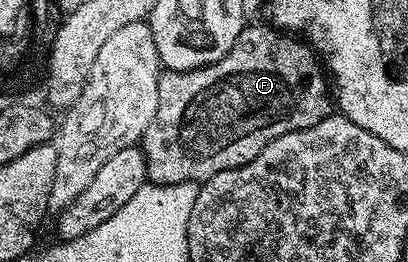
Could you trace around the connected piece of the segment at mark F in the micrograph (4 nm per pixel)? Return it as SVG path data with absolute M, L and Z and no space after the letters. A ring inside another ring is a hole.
M258 23L247 24L240 31L236 43L232 43L232 47L228 51L228 55L224 55L224 59L199 69L184 71L183 73L166 69L159 76L156 115L152 119L150 126L144 131L140 142L140 148L146 160L147 182L156 185L171 185L172 183L188 183L189 181L197 181L199 183L207 181L212 179L212 175L220 175L220 171L239 169L244 163L256 159L256 155L260 155L260 151L264 151L264 147L268 147L268 143L272 143L272 139L280 139L280 135L288 135L292 131L304 131L308 127L316 127L316 123L320 123L325 117L331 116L332 93L328 88L328 77L324 72L324 66L318 54L306 44L305 40L299 39L297 36L281 29L276 29L269 23L263 23L263 25L254 24Z

